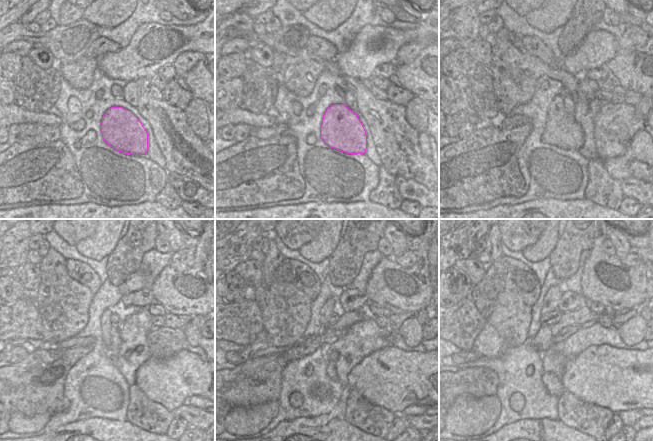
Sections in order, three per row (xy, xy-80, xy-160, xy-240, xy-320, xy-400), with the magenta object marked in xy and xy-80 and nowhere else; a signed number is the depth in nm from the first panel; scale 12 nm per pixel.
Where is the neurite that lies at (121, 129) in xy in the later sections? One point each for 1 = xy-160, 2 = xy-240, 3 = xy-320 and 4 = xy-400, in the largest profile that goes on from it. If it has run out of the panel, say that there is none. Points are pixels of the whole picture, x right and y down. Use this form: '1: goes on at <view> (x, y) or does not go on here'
1: goes on at xy-160 (561, 130)
2: goes on at xy-240 (105, 322)
3: goes on at xy-320 (328, 308)
4: goes on at xy-400 (553, 296)

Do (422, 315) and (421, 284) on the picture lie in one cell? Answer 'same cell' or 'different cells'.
different cells

